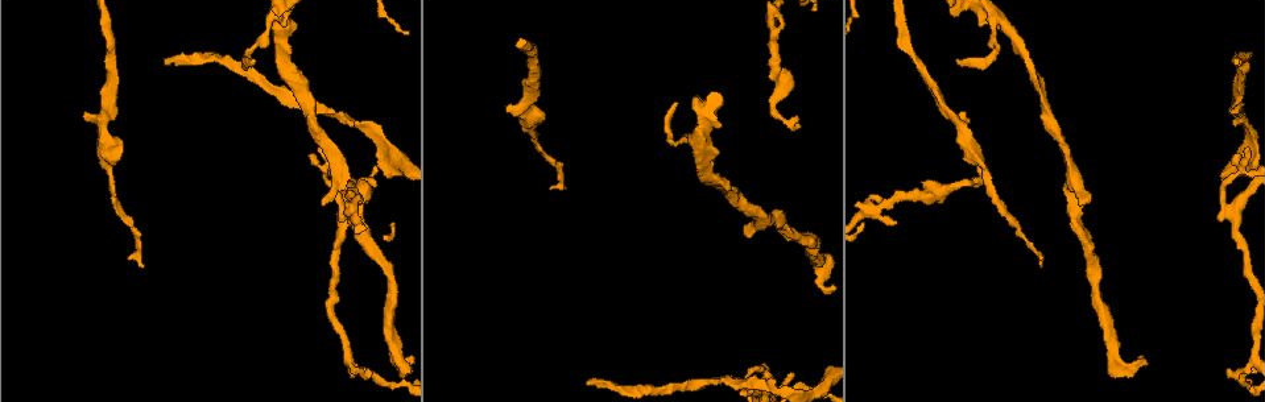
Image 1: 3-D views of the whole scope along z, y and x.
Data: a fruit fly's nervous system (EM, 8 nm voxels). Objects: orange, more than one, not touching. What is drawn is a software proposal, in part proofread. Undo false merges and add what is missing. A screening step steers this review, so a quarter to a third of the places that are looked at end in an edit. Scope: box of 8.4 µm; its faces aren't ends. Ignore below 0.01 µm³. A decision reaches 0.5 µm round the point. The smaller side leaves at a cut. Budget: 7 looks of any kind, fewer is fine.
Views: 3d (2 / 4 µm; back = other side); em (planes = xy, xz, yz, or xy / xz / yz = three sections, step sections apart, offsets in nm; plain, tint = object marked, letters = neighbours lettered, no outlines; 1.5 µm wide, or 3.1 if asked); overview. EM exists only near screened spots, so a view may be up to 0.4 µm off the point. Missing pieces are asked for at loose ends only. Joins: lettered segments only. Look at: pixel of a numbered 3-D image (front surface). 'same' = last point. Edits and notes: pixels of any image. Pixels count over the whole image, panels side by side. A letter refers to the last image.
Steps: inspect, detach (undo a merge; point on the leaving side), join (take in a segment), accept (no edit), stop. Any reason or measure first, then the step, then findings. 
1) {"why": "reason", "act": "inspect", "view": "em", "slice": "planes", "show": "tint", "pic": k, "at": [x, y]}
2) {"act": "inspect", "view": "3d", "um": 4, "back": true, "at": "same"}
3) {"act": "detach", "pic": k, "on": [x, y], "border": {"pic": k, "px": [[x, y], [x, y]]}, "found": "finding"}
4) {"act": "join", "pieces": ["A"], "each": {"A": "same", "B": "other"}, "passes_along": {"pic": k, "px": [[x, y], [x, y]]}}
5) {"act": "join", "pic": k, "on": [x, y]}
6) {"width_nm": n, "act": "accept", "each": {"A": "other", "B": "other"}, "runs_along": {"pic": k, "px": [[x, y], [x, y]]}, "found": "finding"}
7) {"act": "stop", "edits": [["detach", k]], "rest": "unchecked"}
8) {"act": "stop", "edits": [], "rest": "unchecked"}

{"why": "an open end", "act": "inspect", "view": "3d", "um": 2, "pic": 1, "at": [796, 126]}

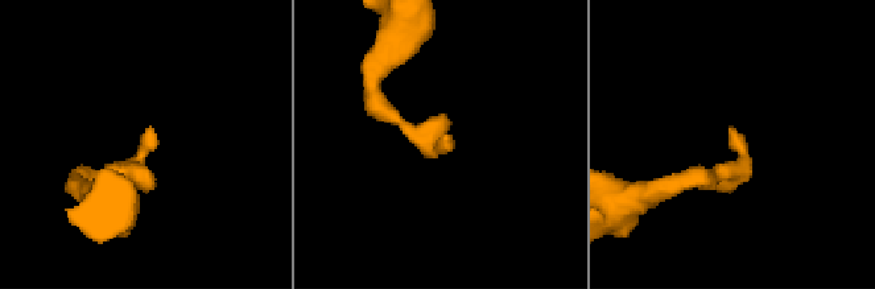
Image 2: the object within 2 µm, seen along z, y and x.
{"act": "inspect", "view": "em", "slice": "planes", "show": "letters", "pic": 2, "at": [733, 129]}

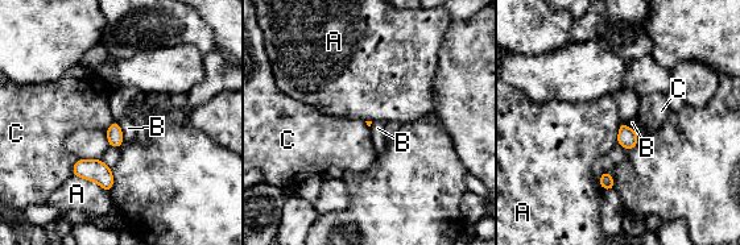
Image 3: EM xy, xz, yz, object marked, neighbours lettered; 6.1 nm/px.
{"longest_contact_nm": ["A", 260], "act": "accept", "each": {"A": "other", "B": "other", "C": "other"}, "border": {"pic": 3, "px": [[116, 121], [122, 131], [123, 142]]}, "found": "none of them fits"}

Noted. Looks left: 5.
{"why": "tapers out", "act": "inspect", "view": "em", "slice": "planes", "show": "letters", "pic": 1, "at": [956, 61]}

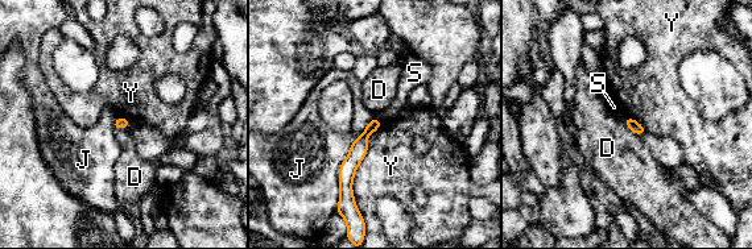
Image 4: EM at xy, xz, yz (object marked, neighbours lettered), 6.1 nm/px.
{"act": "accept", "each": {"D": "other", "J": "other", "S": "other", "Y": "other"}, "border": {"pic": 4, "px": [[622, 120], [637, 136]]}, "found": "no lettered segment goes on from it"}

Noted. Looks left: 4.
{"why": "free end", "act": "inspect", "view": "3d", "um": 2, "back": true, "pic": 1, "at": [588, 380]}

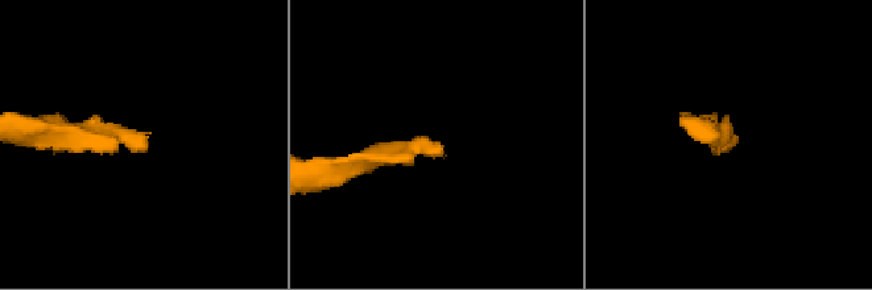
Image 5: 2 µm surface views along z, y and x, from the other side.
{"why": "shape alone is not enough", "act": "inspect", "view": "em", "slice": "yz", "step": 8, "show": "letters", "pic": 5, "at": [147, 147]}

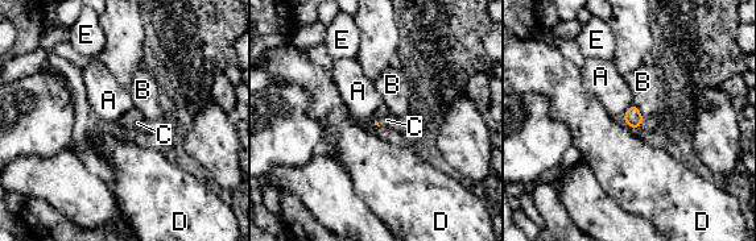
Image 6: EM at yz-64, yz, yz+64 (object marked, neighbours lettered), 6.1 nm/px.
{"act": "inspect", "view": "em", "slice": "planes", "show": "letters", "at": "same"}

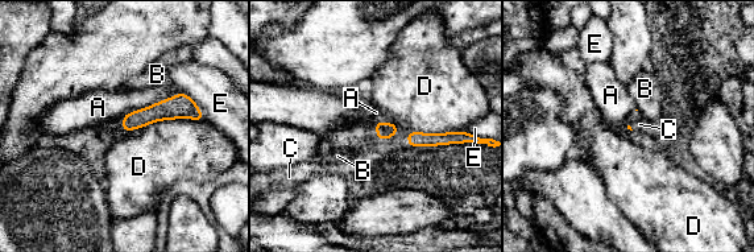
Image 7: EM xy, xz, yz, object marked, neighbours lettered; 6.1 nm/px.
{"act": "join", "pieces": ["C"], "each": {"A": "other", "B": "other", "C": "same", "D": "other", "E": "other"}, "passes_along": {"pic": 7, "px": [[384, 131], [375, 128], [360, 139]]}, "found": "the neuron continues"}

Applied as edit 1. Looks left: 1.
{"act": "stop", "edits": [["join", 7]], "rest": "unchecked"}

